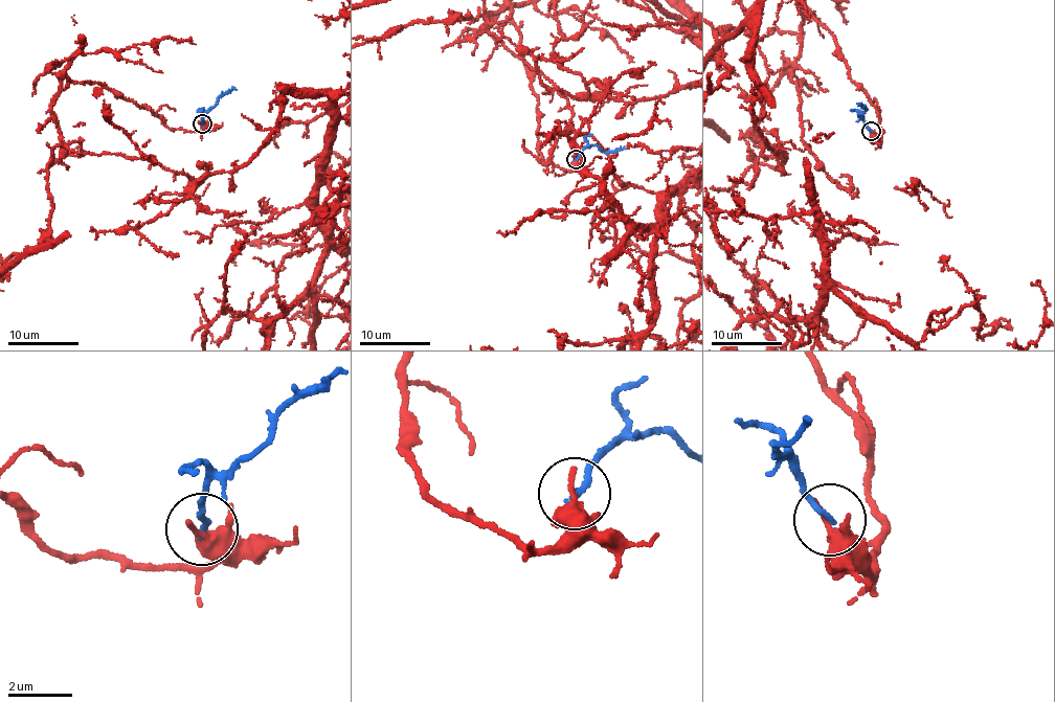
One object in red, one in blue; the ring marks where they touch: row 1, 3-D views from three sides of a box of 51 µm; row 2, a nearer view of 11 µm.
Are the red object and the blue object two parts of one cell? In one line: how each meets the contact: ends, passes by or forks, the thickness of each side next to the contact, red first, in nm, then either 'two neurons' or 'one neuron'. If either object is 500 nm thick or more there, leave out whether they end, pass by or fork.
red ends there; blue ends there; 440 nm thick on the red side, 180 nm on the other; two neurons

